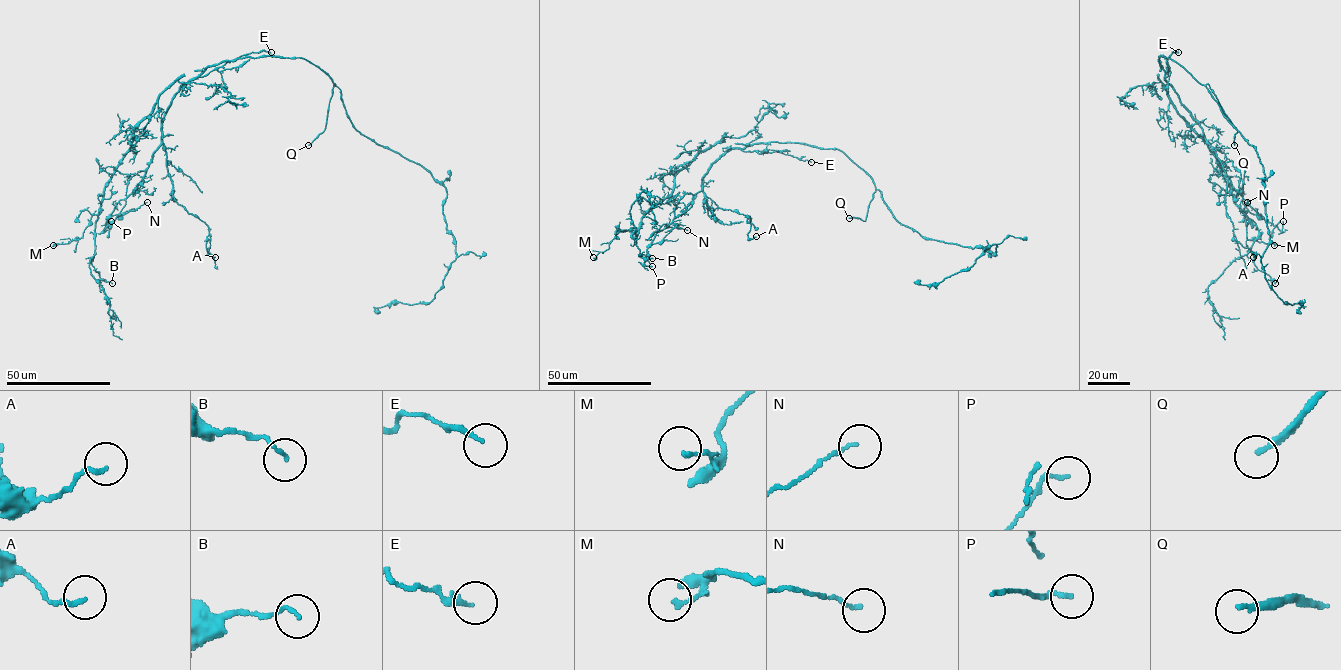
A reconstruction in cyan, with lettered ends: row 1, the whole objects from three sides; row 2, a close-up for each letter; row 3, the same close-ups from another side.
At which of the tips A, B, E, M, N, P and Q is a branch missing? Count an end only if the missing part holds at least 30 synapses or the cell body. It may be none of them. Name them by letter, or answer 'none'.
Q

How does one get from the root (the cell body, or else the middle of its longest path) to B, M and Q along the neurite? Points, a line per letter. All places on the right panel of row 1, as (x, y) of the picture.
B: (1158, 58), (1233, 190), (1209, 181), (1220, 171), (1233, 202), (1255, 223), (1258, 237), (1247, 256), (1275, 283)
M: (1158, 58), (1165, 79), (1199, 123), (1233, 190), (1209, 181), (1220, 171), (1244, 214), (1247, 238), (1274, 245)
Q: (1158, 58), (1163, 56), (1173, 60), (1199, 83), (1209, 85), (1237, 130), (1234, 145)

